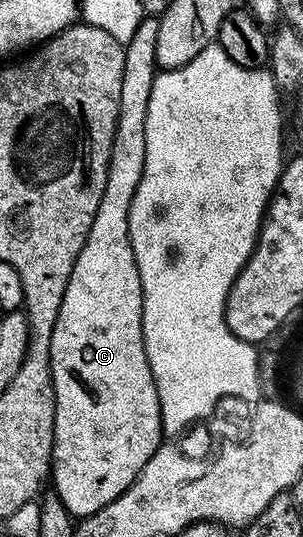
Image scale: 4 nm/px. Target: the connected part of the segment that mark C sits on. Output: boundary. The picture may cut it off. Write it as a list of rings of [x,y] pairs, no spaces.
[[[145,16],[141,24],[137,24],[133,40],[124,45],[125,76],[121,76],[121,108],[117,128],[113,132],[113,152],[109,152],[105,192],[101,196],[101,204],[97,204],[97,216],[93,216],[89,240],[85,240],[85,248],[81,248],[77,264],[73,264],[73,276],[69,276],[69,288],[65,288],[65,300],[61,300],[61,312],[57,312],[57,324],[51,337],[55,443],[51,453],[50,477],[53,482],[55,478],[54,493],[61,496],[67,511],[79,520],[113,504],[117,496],[135,483],[141,468],[149,464],[153,452],[157,452],[157,448],[165,442],[161,400],[158,399],[157,384],[150,371],[143,339],[143,285],[129,236],[133,196],[137,196],[137,184],[141,184],[141,176],[145,172],[145,120],[157,73],[158,27],[158,17]]]

